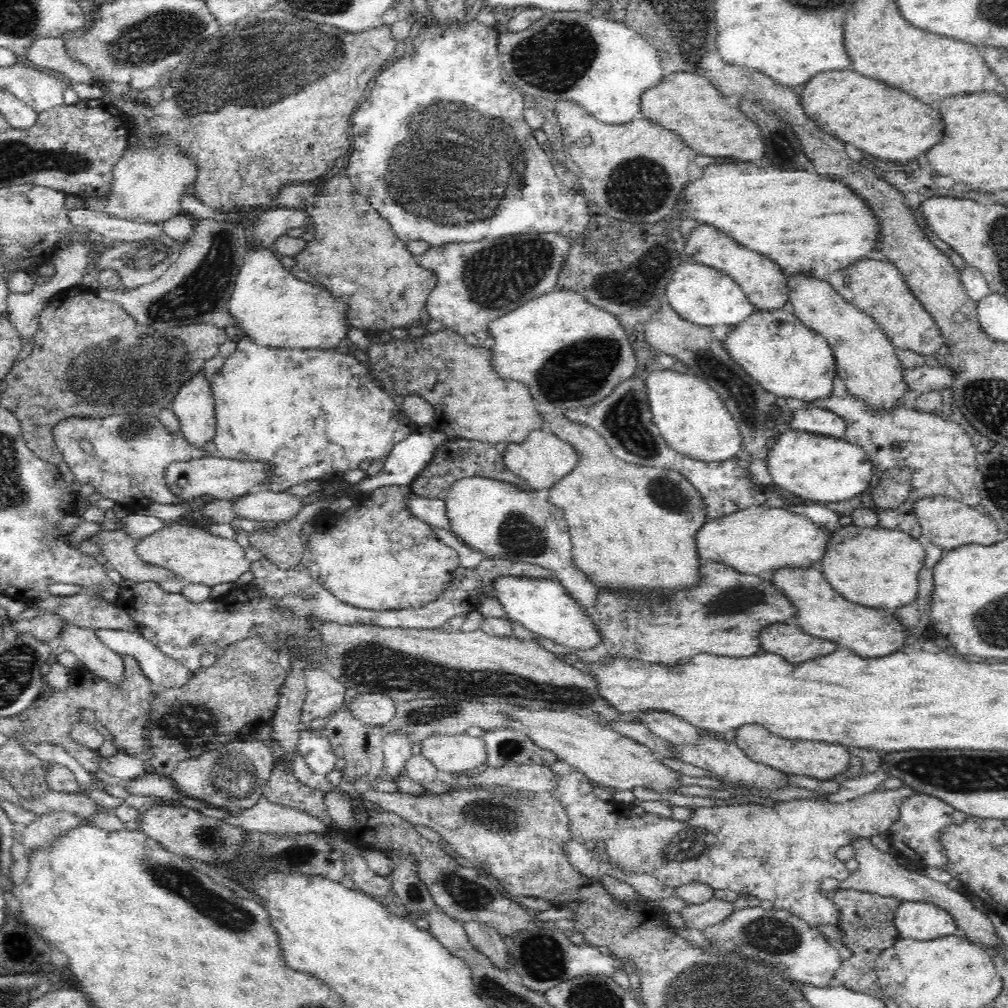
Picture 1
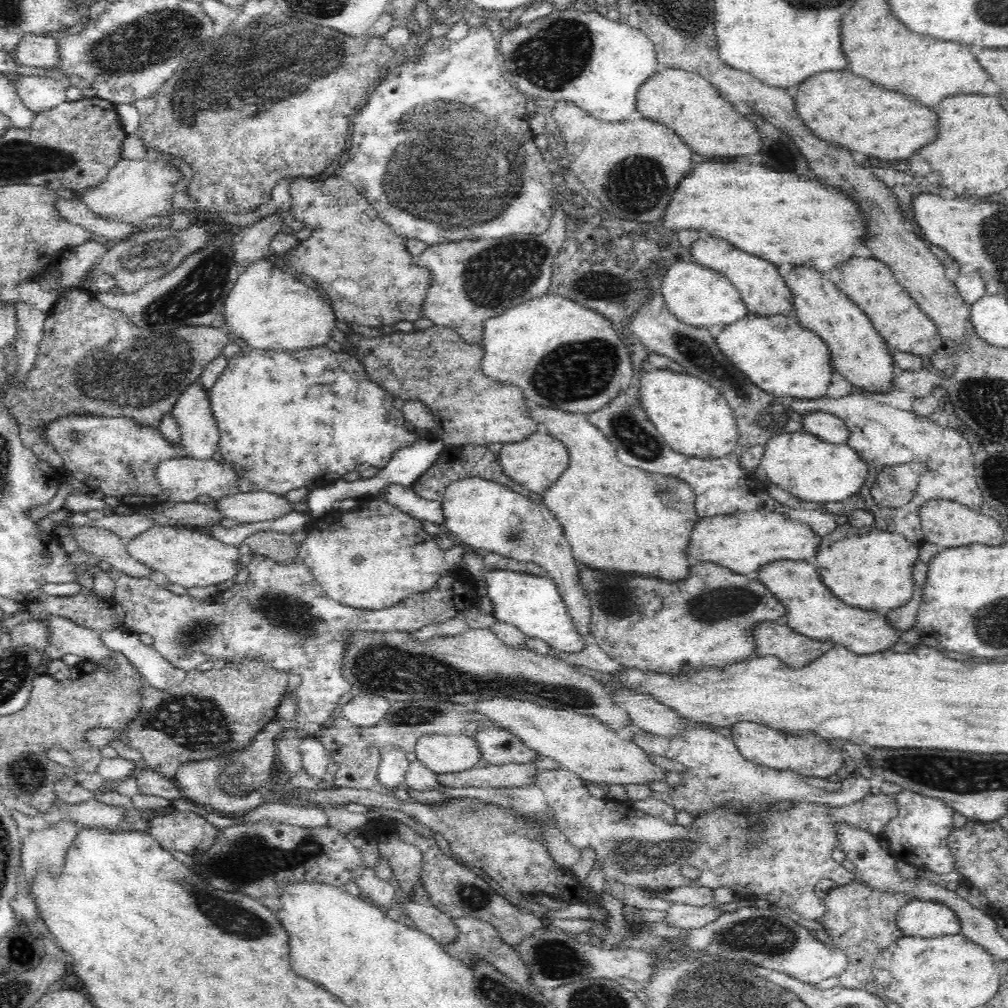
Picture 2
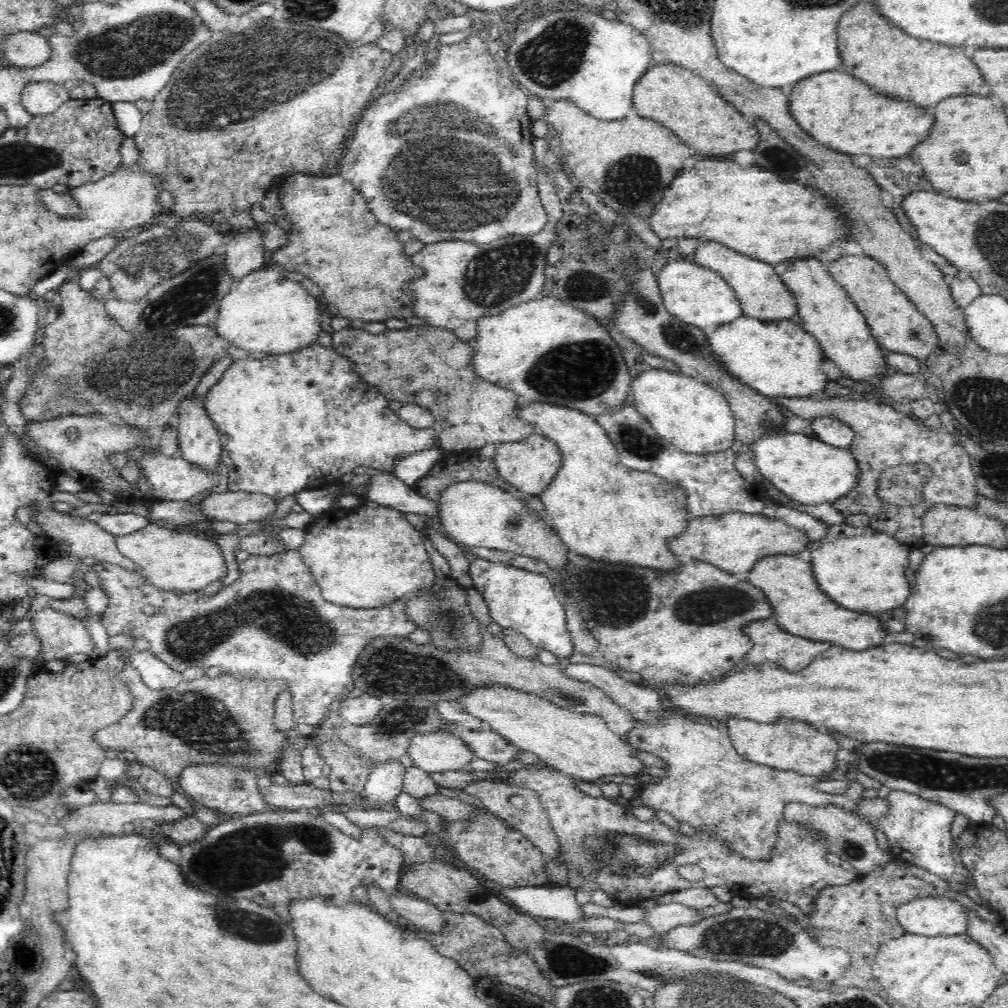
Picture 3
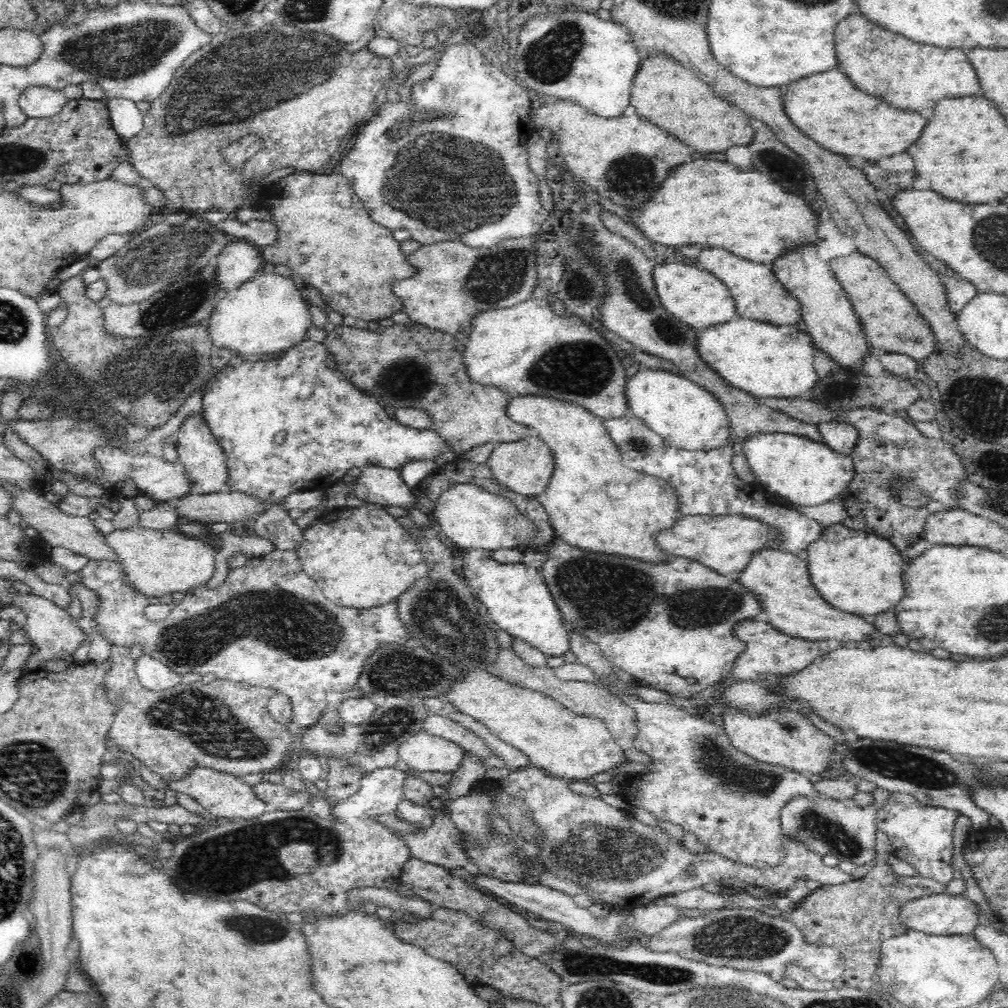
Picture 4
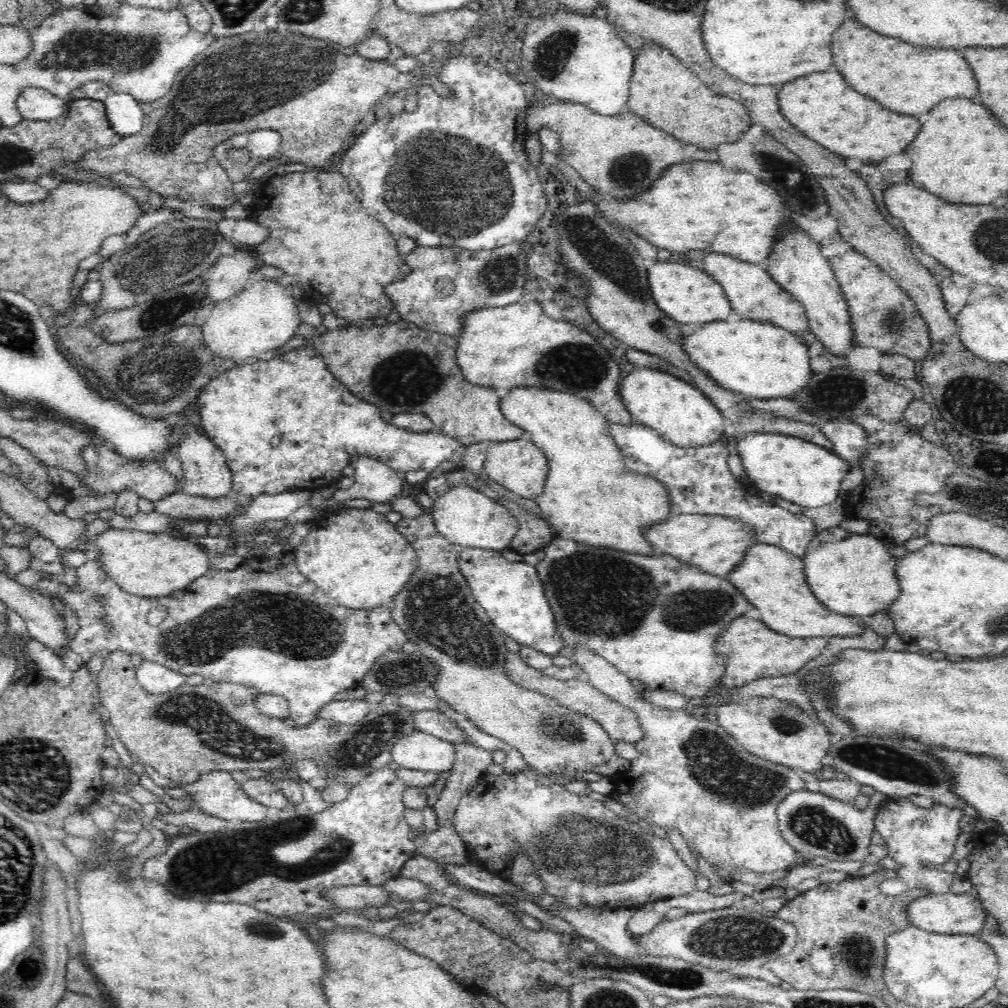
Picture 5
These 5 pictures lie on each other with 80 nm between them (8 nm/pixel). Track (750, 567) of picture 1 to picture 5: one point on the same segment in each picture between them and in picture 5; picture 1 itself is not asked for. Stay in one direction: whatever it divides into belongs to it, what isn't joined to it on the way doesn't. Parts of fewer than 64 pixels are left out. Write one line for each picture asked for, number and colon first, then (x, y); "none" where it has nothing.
2: (745, 542)
3: (735, 542)
4: (726, 543)
5: (717, 544)

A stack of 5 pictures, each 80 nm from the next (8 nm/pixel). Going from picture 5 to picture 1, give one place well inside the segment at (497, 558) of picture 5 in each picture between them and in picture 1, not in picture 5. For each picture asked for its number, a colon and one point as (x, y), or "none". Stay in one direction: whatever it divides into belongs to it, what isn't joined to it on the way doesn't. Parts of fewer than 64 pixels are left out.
1: (544, 606)
2: (533, 604)
3: (527, 602)
4: (517, 598)

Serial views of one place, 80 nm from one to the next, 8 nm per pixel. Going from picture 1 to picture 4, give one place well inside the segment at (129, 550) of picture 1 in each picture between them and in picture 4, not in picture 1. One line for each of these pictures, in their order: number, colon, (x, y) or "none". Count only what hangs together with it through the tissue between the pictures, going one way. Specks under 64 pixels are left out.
2: (103, 544)
3: (83, 538)
4: (77, 533)

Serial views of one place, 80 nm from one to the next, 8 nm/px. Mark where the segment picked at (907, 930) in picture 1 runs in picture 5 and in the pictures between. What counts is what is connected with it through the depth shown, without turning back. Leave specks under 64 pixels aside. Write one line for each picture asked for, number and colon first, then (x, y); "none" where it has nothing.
2: (919, 918)
3: (928, 916)
4: (938, 914)
5: (947, 913)

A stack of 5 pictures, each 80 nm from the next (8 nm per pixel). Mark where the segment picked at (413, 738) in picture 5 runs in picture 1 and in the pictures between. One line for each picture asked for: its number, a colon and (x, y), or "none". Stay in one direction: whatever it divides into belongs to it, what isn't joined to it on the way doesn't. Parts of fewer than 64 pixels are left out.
1: (451, 753)
2: (444, 753)
3: (438, 752)
4: (425, 752)

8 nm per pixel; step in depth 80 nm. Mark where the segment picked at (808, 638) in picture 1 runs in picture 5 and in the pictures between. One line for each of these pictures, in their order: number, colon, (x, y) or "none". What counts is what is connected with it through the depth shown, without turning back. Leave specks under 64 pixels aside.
2: (773, 638)
3: (771, 642)
4: (769, 651)
5: (754, 651)

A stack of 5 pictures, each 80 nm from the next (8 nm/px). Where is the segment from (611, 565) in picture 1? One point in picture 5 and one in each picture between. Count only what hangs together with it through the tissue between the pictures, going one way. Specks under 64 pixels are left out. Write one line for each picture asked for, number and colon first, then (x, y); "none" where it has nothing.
2: (624, 521)
3: (605, 511)
4: (594, 502)
5: (591, 497)

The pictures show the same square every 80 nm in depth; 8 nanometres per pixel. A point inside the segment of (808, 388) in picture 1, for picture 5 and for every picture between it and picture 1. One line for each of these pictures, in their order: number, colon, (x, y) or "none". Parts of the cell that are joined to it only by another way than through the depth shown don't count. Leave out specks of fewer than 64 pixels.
2: (784, 358)
3: (781, 359)
4: (770, 360)
5: (760, 359)

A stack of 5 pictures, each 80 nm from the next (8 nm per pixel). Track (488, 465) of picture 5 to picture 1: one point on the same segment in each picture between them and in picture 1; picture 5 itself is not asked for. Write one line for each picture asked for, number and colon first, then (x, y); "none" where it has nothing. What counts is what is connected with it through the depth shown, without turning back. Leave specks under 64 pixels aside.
1: (543, 459)
2: (537, 462)
3: (531, 464)
4: (526, 466)

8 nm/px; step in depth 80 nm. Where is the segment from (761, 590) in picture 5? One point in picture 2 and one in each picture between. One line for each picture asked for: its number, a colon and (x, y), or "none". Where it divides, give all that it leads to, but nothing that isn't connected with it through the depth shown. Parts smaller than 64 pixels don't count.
2: (814, 610)
3: (801, 607)
4: (782, 582)

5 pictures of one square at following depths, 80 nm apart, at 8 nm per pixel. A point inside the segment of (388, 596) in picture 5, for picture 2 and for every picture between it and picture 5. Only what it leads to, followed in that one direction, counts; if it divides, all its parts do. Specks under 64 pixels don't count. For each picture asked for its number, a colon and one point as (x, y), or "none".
2: (376, 556)
3: (339, 554)
4: (365, 559)

